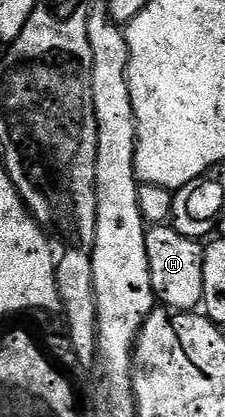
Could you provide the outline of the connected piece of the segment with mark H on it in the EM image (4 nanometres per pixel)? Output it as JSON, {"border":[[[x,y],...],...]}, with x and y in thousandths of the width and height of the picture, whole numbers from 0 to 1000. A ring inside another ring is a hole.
{"border":[[[756,537],[680,542],[649,566],[649,614],[667,614],[667,671],[716,736],[769,748],[853,748],[902,727],[907,590],[876,573],[809,566]]]}

